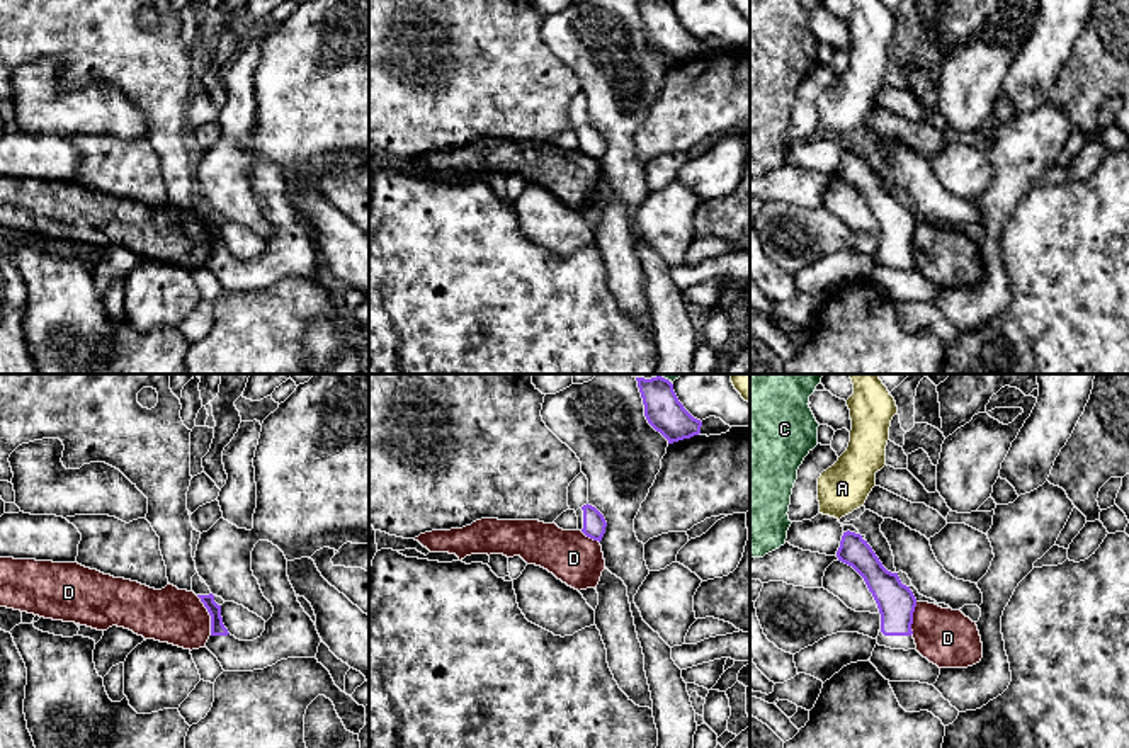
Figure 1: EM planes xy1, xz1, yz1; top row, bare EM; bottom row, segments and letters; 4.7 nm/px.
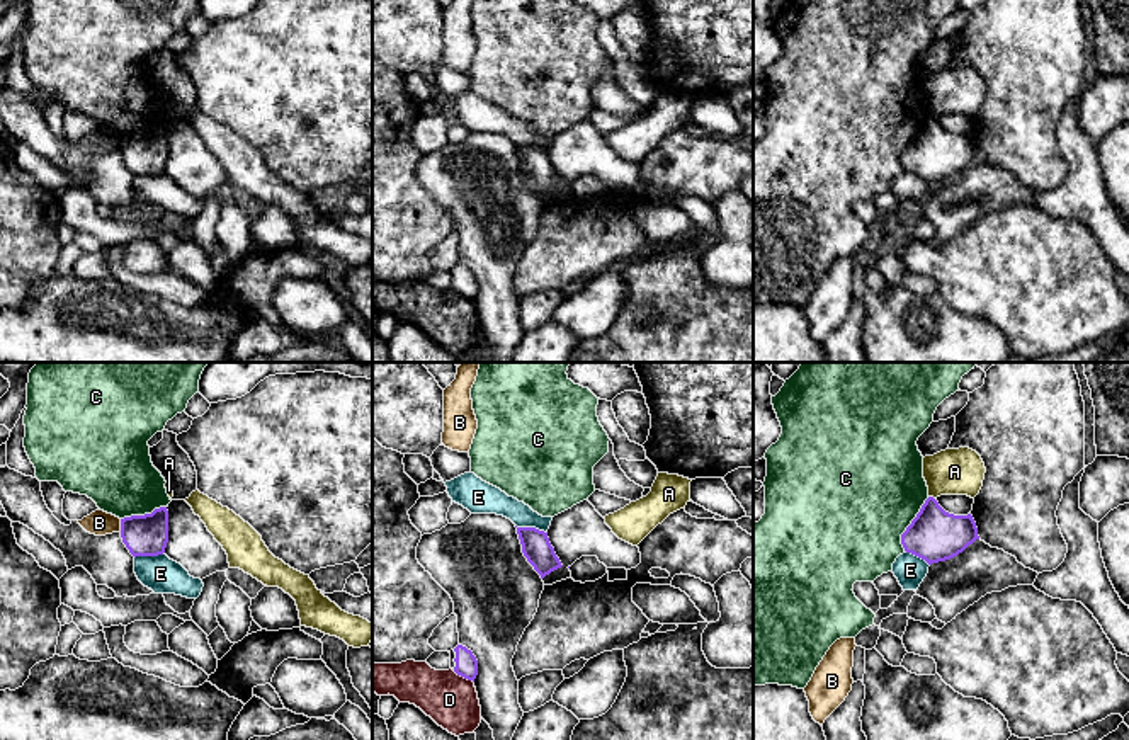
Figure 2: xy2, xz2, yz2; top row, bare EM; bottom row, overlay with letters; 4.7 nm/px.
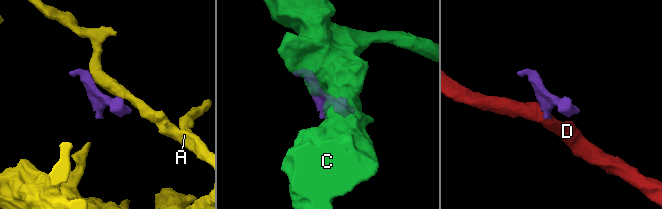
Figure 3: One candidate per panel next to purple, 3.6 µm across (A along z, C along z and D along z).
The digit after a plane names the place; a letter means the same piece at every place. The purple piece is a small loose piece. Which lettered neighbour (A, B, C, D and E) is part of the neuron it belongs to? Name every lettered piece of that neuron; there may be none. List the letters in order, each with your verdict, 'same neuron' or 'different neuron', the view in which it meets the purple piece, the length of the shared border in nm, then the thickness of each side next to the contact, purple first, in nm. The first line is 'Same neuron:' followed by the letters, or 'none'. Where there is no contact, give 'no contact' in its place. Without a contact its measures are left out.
Same neuron: none
A: different neuron; meets purple in yz2; contact 40 nm long; 240 nm thick on the purple side, 220 nm on the other
B: different neuron; meets purple in xy2; contact 60 nm long; 190 nm thick on the purple side, 120 nm on the other
C: different neuron; meets purple in yz2; contact 280 nm long; 240 nm thick on the purple side, 500 nm on the other
D: different neuron; meets purple in xy1; contact 200 nm long; 70 nm thick on the purple side, 260 nm on the other
E: different neuron; meets purple in xy2; contact 150 nm long; 190 nm thick on the purple side, 170 nm on the other

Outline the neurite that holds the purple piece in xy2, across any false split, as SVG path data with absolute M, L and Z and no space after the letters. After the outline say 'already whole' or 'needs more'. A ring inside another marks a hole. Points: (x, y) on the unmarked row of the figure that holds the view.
M167 126L121 138L121 157L134 177L163 174L168 162Z; already whole

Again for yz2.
M928 116L916 136L901 153L901 163L928 184L950 179L973 163L978 146L971 133L945 131L933 116Z; already whole

